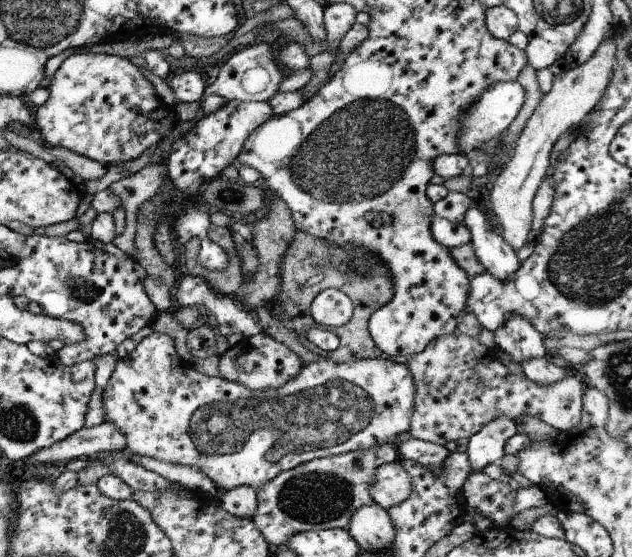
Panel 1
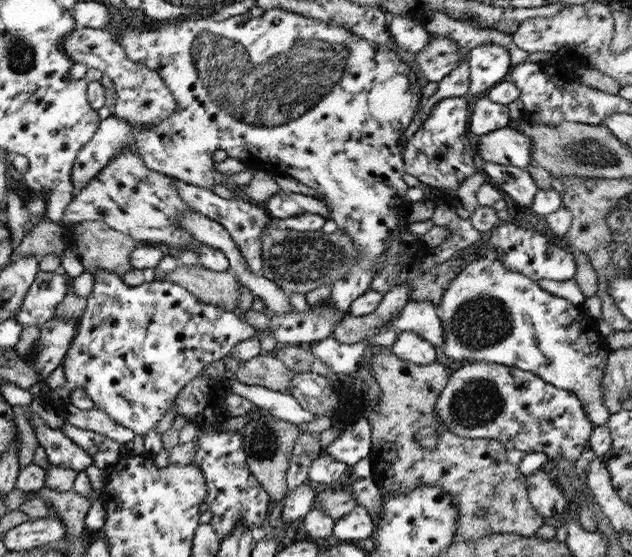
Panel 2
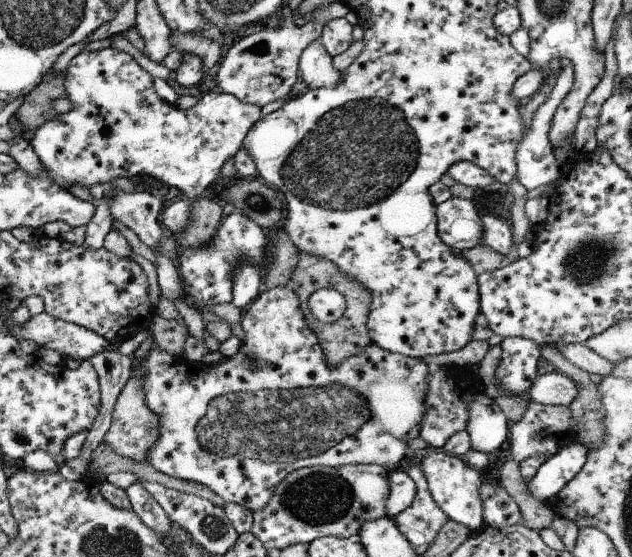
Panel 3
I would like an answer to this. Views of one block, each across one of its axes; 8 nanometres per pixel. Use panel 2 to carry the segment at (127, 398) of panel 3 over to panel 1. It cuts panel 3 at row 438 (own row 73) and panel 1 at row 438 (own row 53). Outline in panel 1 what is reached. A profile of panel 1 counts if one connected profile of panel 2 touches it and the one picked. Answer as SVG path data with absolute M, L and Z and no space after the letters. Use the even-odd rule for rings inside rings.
M103 421L91 428L81 427L65 440L37 450L27 457L24 463L26 465L65 464L70 460L94 459L117 451L126 451L125 438L111 422Z

